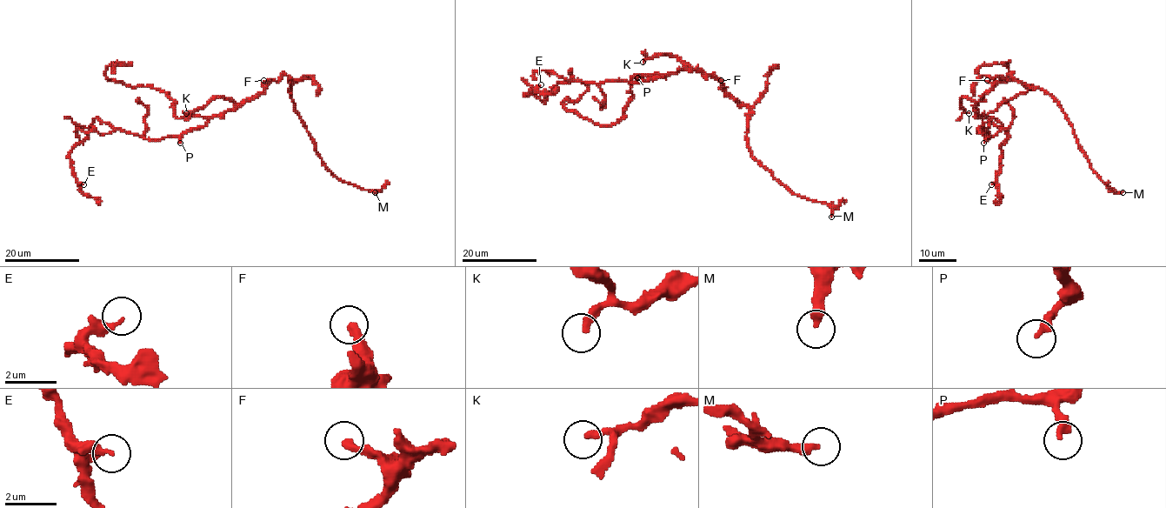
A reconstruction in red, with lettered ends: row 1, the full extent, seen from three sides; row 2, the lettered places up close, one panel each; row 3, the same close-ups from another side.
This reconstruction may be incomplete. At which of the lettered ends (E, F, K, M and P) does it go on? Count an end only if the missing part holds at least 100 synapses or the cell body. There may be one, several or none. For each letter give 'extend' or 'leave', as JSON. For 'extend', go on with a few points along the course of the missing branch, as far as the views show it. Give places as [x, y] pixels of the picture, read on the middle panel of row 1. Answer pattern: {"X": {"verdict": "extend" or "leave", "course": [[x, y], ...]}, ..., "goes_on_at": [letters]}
{"E": {"verdict": "leave"}, "F": {"verdict": "leave"}, "K": {"verdict": "leave"}, "M": {"verdict": "extend"}, "P": {"verdict": "leave"}, "goes_on_at": ["M"]}

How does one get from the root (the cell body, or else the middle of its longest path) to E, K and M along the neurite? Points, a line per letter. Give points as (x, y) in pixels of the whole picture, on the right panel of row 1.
E: (978, 102), (976, 112), (987, 139), (993, 119), (1008, 137), (1001, 147), (996, 180), (991, 184)
K: (978, 102), (976, 103), (965, 97), (961, 99), (960, 105), (969, 113)
M: (978, 102), (996, 82), (1003, 81), (1009, 76), (1043, 90), (1068, 120), (1090, 168), (1110, 190), (1122, 192)

